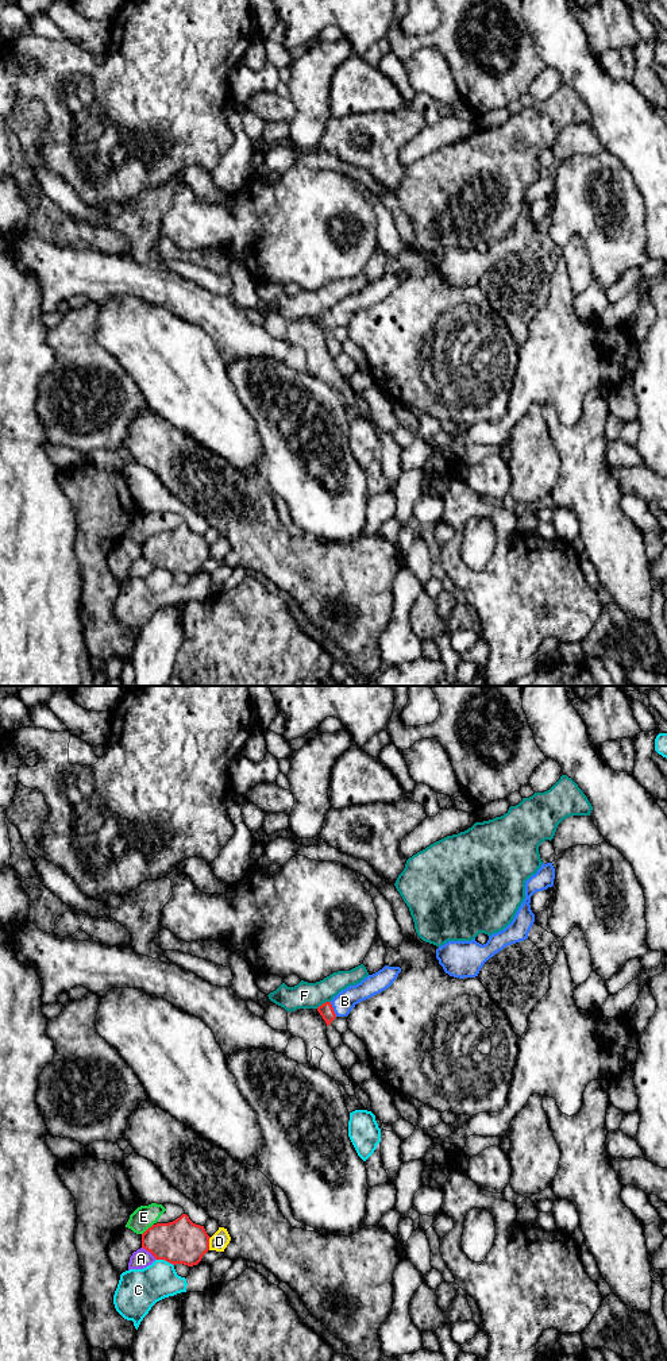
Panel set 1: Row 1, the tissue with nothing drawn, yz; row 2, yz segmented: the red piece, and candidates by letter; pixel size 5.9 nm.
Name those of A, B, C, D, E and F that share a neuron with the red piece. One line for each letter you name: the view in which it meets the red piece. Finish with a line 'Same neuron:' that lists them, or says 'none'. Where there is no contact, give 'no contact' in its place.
B: contact in yz
Same neuron: B

